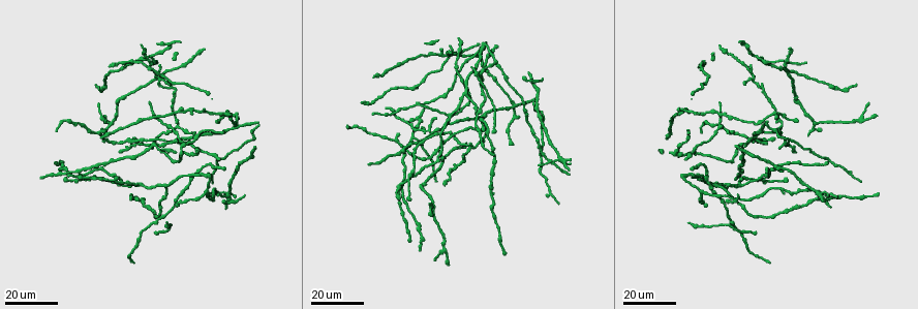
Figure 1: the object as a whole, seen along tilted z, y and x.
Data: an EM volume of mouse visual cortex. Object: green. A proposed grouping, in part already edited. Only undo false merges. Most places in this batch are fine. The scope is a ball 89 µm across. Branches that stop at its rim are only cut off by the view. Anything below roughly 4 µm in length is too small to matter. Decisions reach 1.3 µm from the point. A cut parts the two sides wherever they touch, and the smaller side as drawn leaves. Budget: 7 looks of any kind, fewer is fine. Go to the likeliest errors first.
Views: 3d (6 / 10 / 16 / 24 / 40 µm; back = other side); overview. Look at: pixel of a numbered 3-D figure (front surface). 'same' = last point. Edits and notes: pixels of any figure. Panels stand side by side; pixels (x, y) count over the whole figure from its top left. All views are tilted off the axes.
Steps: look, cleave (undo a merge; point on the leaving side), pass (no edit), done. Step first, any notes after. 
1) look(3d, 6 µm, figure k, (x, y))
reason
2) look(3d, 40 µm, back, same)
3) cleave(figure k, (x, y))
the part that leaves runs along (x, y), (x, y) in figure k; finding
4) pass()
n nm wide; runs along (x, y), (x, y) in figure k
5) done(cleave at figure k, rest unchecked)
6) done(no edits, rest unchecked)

look(3d, 24 µm, figure 1, (549, 162))
three arms meet

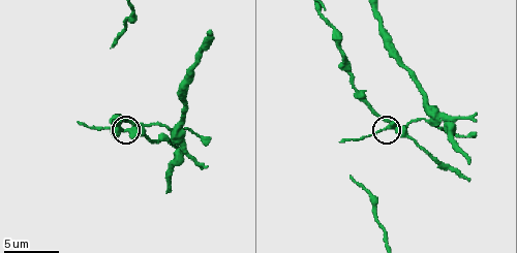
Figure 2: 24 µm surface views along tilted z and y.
look(3d, 10 µm, figure 2, (395, 125))

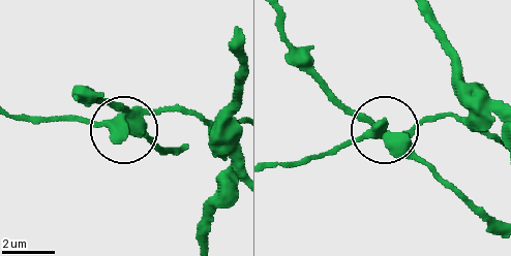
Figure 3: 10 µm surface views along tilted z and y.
look(3d, 6 µm, figure 3, (120, 127))
closer look

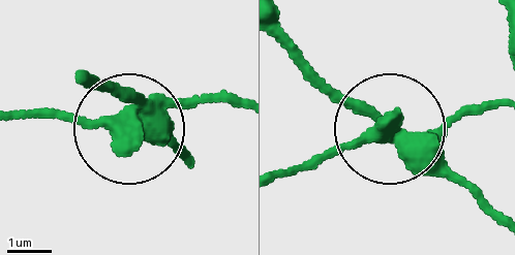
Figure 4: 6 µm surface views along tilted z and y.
pass()
410 nm wide; runs along (88, 85), (124, 90), (130, 127), (26, 120) in figure 4; one neuron here

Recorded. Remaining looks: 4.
look(3d, 24 µm, figure 1, (424, 129))
three-way junction

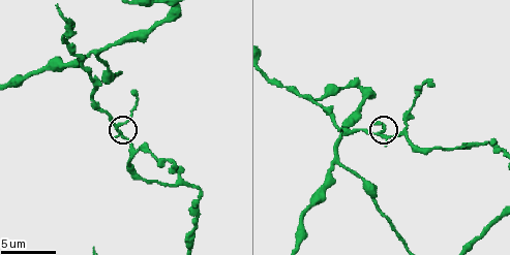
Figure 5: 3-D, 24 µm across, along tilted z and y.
look(3d, 6 µm, figure 5, (377, 132))

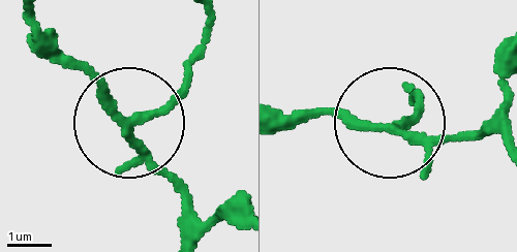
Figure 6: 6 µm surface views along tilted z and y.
pass()
3 arms; runs along (502, 138), (290, 114) in figure 6; all the same neuron

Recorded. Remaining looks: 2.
look(3d, 16 µm, figure 1, (435, 208))
three arms meet

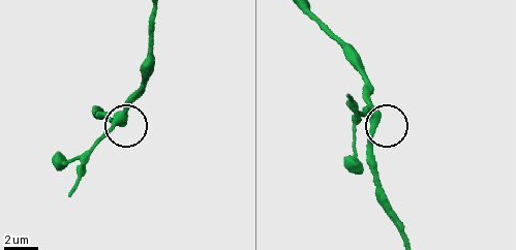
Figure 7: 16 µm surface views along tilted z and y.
look(3d, 10 µm, figure 7, (115, 121))

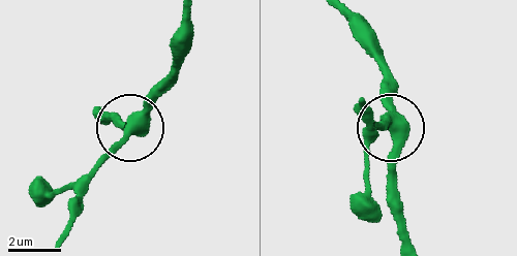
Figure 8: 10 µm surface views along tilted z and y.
pass()
side arm 7 µm; runs along (183, 17), (163, 91), (90, 174) in figure 8; all the same neuron

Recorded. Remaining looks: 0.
done(no edits, rest unchecked)

